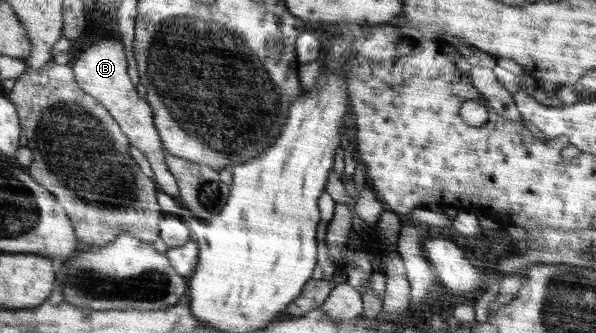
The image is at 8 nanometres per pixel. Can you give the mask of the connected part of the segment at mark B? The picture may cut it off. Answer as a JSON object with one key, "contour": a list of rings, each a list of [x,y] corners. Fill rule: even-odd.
{"contour":[[[114,37],[96,41],[81,53],[79,59],[73,64],[72,71],[81,90],[95,98],[111,114],[130,145],[135,146],[147,157],[154,174],[154,182],[159,190],[171,197],[180,196],[177,181],[169,172],[165,162],[165,151],[154,125],[153,112],[149,104],[139,97],[136,87],[129,78],[123,44]]]}

